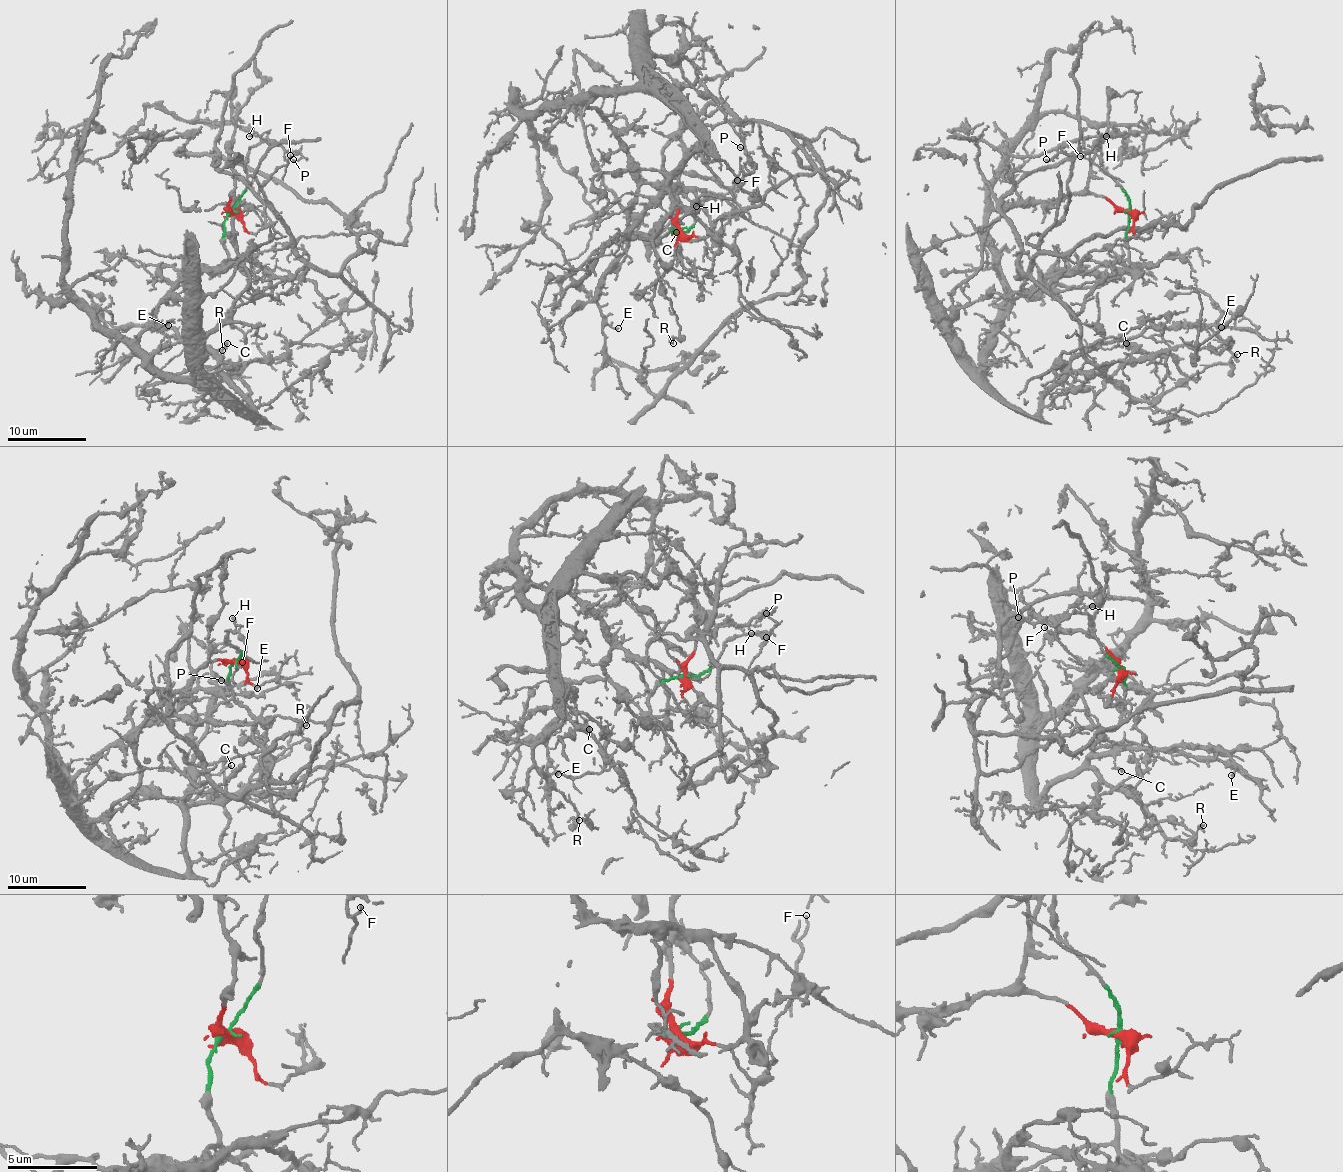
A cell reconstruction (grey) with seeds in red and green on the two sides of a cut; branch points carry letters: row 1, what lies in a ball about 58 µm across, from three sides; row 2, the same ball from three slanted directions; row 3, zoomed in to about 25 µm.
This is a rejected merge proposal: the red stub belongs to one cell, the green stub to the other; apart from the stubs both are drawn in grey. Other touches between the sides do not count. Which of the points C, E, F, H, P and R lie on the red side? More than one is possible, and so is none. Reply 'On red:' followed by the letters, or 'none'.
On red: C, E, R

